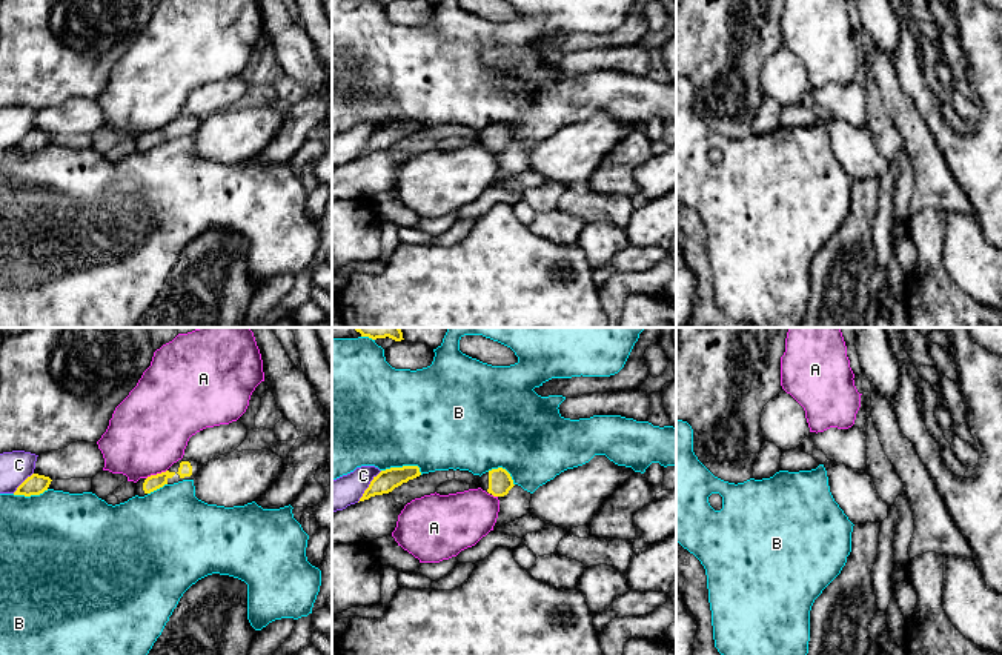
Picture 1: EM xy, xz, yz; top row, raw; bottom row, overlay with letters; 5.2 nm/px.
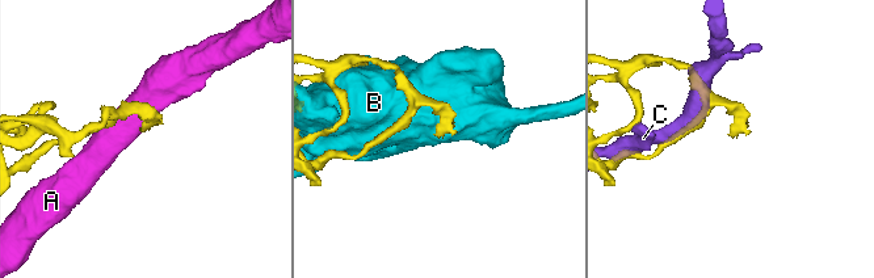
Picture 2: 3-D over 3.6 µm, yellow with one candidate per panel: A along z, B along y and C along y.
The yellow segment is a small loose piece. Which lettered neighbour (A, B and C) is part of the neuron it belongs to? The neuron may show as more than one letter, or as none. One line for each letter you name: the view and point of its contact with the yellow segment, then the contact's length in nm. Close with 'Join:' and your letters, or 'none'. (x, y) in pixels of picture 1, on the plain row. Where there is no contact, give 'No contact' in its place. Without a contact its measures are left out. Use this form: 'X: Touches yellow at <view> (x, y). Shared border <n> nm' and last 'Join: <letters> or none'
Join: none

